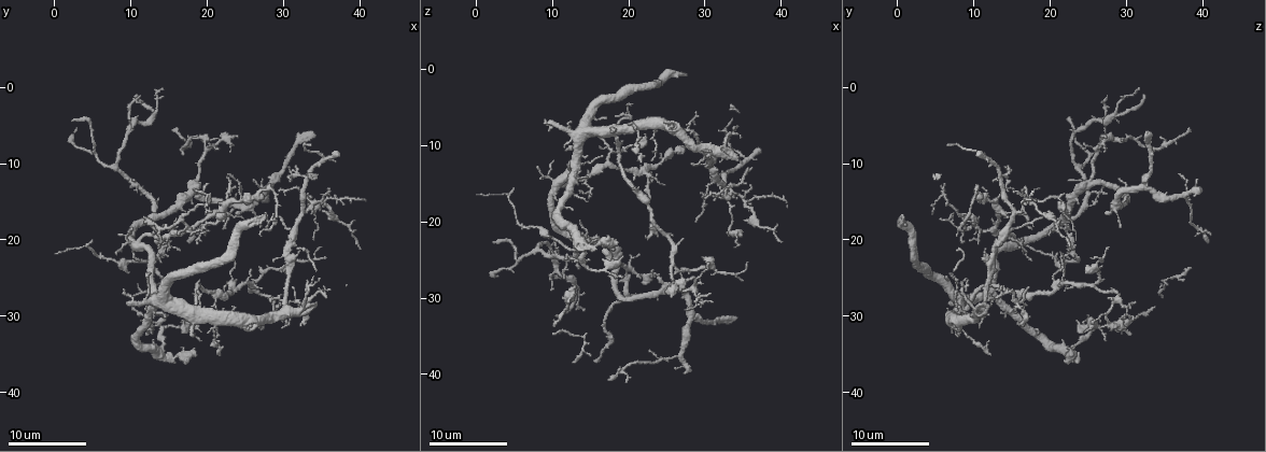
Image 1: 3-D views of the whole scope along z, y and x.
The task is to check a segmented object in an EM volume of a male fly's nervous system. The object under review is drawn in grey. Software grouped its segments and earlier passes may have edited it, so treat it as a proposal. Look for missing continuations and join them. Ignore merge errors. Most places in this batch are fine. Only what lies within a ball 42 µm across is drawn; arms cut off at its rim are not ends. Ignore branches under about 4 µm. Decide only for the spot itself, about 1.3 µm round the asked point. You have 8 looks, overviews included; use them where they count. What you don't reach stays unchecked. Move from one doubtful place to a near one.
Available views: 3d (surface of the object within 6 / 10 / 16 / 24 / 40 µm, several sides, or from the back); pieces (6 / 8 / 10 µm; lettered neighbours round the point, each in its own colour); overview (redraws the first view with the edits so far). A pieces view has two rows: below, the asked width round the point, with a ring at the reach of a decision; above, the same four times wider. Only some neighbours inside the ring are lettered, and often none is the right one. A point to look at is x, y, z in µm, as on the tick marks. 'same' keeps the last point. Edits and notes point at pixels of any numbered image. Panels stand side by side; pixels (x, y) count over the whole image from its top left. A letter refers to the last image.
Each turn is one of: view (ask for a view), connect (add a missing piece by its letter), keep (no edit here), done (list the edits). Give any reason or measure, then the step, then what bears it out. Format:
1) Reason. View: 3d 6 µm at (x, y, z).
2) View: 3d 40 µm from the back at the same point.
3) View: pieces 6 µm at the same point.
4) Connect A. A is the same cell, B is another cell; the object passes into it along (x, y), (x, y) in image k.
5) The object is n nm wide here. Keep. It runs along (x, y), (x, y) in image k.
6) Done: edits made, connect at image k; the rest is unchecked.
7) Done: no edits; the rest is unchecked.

An open end. View: pieces 8 µm at (24.0, 16.5, 27.5).

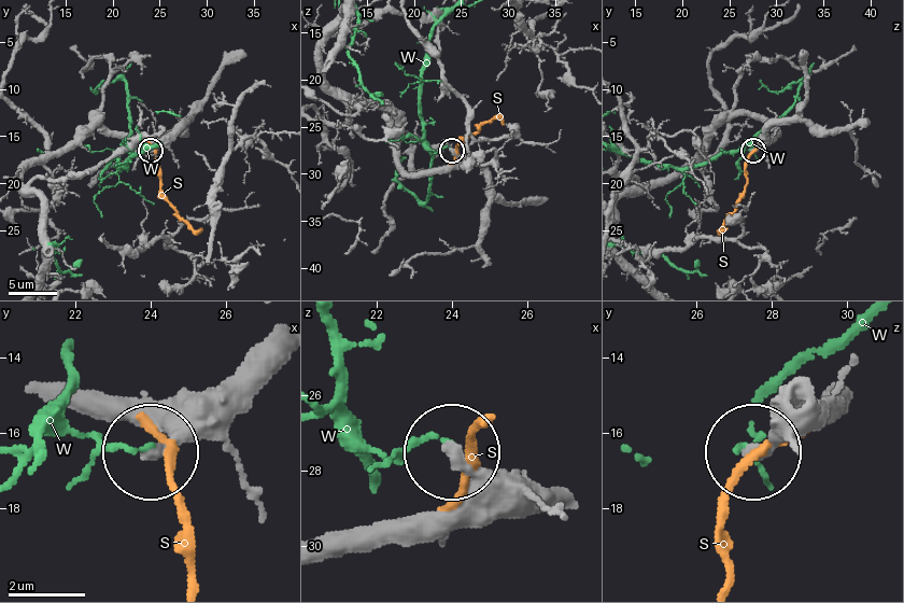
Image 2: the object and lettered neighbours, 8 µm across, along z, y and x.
Keep. S and W are other cells; it runs along (109, 396), (138, 403), (164, 425), (151, 447) in image 2; no lettered piece goes on from it.

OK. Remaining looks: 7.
Branch stops here. View: pieces 6 µm at (22.5, 16.5, 8.5).

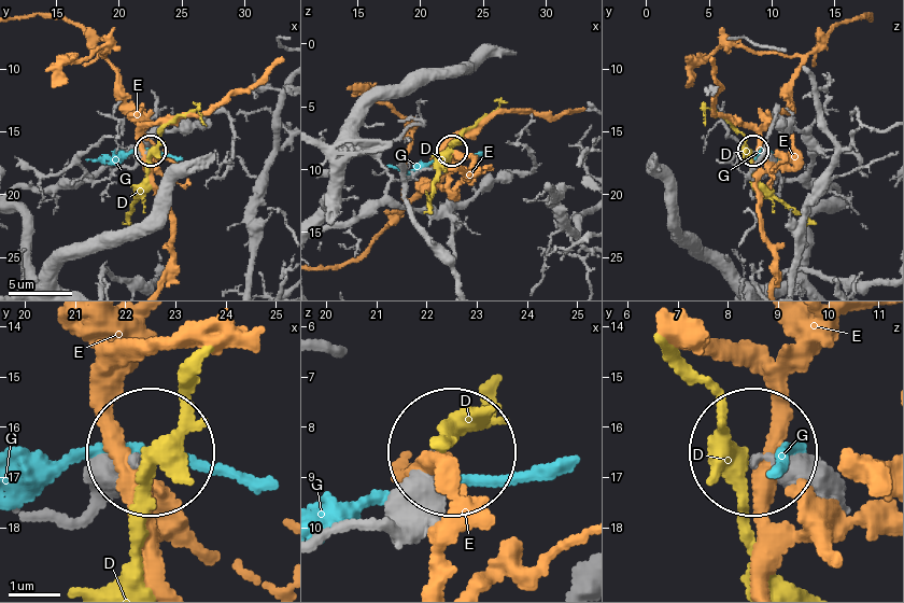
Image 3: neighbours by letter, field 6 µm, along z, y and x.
Keep. D, E and G are other cells; no lettered piece goes on from it.

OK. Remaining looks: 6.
Tapers out. View: pieces 8 µm at (11.5, 17.0, 10.5).

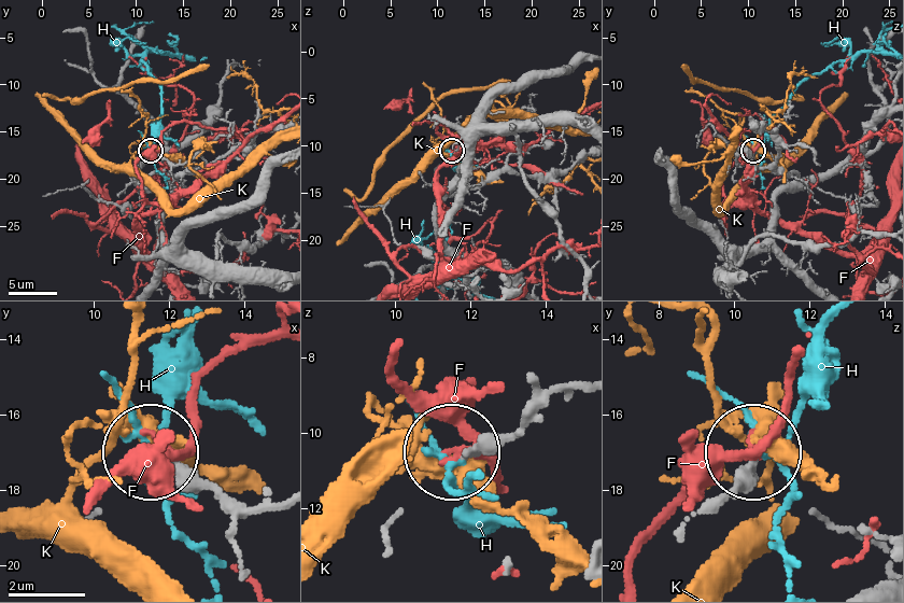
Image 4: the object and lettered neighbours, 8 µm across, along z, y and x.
Keep. F, H and K are other cells; it runs along (582, 389), (553, 392), (461, 457) in image 4; no lettered piece goes on from it.

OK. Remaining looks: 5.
Tapers out. View: pieces 8 µm at (11.5, 14.0, 27.5).

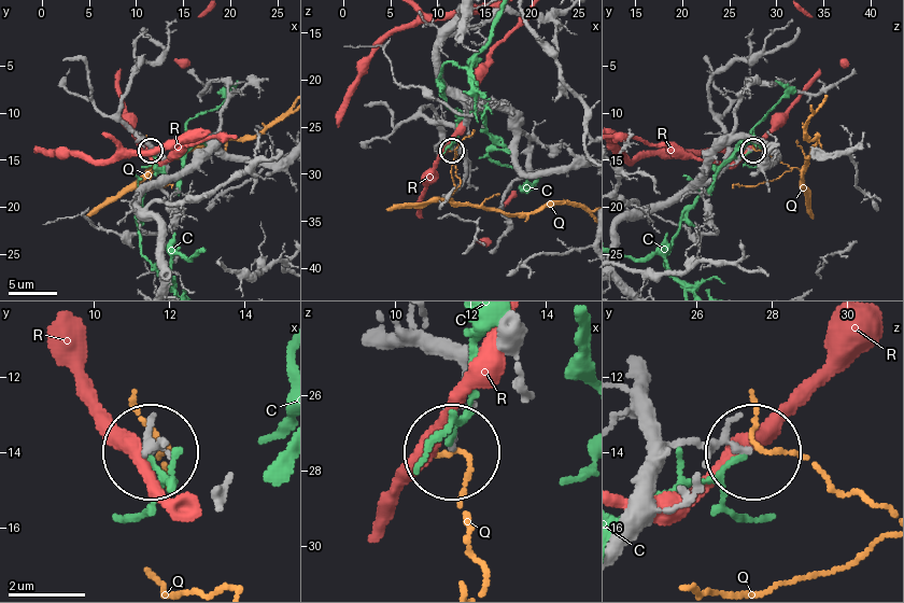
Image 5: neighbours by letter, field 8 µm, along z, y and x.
The object is 130 nm wide here. Keep. C, Q and R are other cells; it runs along (622, 513), (677, 448), (750, 451) in image 5; no lettered piece goes on from it.

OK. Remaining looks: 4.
Done: no edits; the rest is unchecked.

